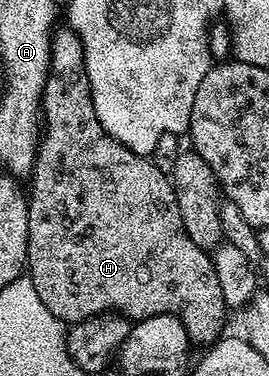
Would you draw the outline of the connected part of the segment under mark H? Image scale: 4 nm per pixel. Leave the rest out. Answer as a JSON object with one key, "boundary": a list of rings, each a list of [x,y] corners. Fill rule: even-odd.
{"boundary":[[[70,28],[63,29],[57,29],[52,35],[50,68],[48,69],[48,79],[44,85],[40,147],[36,150],[36,163],[32,165],[30,175],[32,190],[30,186],[30,193],[27,195],[27,277],[31,278],[38,296],[42,296],[42,304],[46,304],[46,308],[50,308],[50,312],[54,312],[54,316],[65,324],[81,322],[99,314],[123,314],[129,320],[139,320],[150,316],[158,316],[159,314],[175,314],[176,317],[182,320],[189,339],[193,343],[204,342],[203,344],[211,344],[225,333],[224,313],[226,313],[222,287],[218,285],[218,272],[214,272],[211,253],[198,248],[198,244],[194,244],[194,240],[190,240],[190,236],[186,236],[186,224],[182,224],[182,212],[178,212],[178,200],[172,187],[171,177],[167,173],[160,171],[151,157],[130,152],[130,148],[126,148],[118,140],[109,138],[107,132],[102,128],[102,124],[94,112],[92,89],[88,83],[86,68],[84,67],[82,40]]]}

